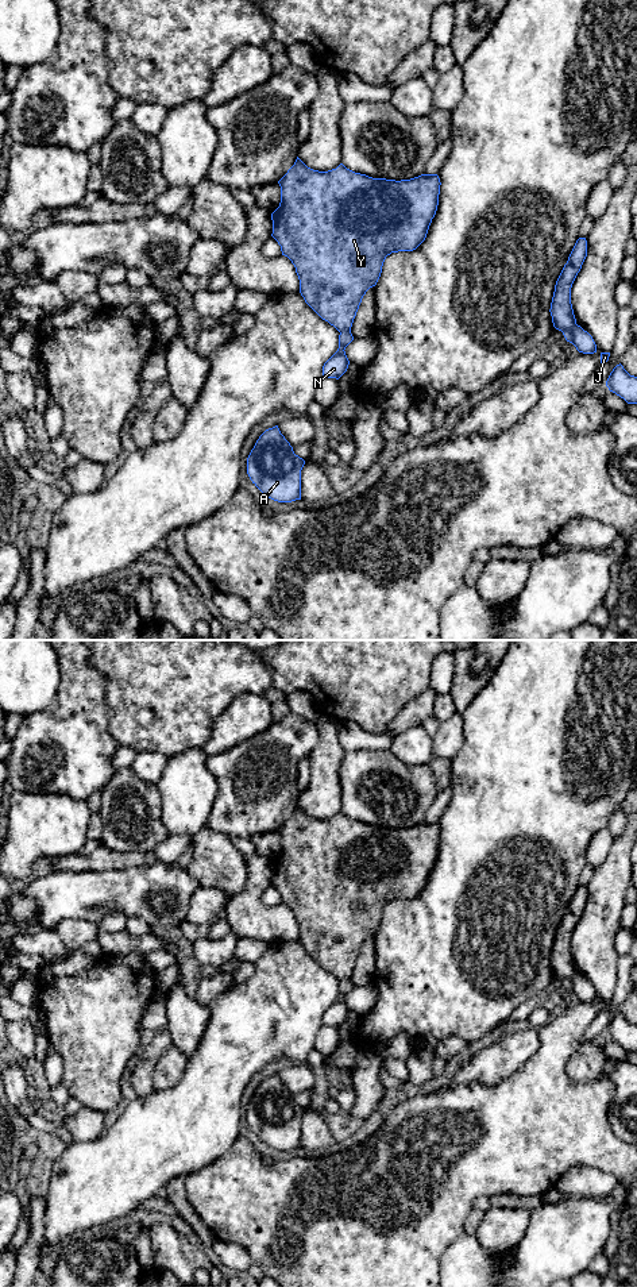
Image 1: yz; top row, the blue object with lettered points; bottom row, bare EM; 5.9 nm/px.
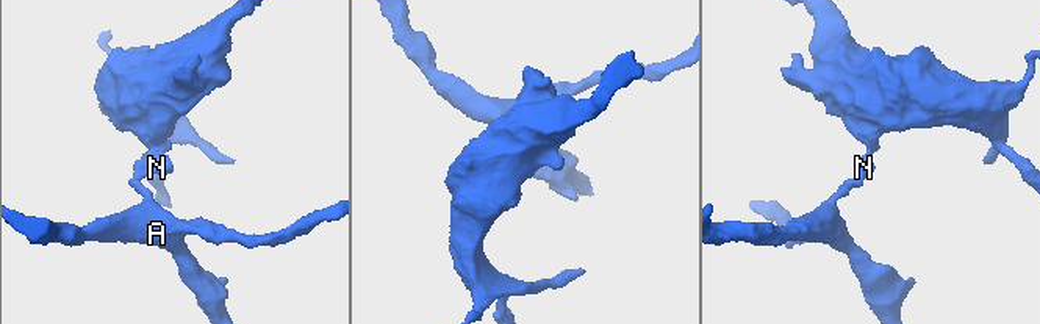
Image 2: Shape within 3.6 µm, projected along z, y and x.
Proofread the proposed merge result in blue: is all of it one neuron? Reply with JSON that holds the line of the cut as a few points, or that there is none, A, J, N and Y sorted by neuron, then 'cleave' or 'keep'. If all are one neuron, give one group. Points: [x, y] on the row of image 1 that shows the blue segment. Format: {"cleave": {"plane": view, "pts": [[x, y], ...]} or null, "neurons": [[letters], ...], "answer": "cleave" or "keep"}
{"cleave": {"plane": "yz", "pts": [[350, 328], [340, 334]]}, "neurons": [["A", "N"], ["J", "Y"]], "answer": "cleave"}

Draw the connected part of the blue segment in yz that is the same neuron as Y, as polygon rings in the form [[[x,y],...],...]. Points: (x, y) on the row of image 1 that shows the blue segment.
[[[297,157],[278,184],[281,203],[271,213],[271,236],[281,246],[282,255],[294,265],[305,303],[340,334],[350,331],[363,296],[381,277],[386,257],[391,253],[413,251],[425,240],[439,205],[440,178],[437,174],[421,174],[401,181],[372,178],[355,173],[343,163],[336,169],[318,172]]]

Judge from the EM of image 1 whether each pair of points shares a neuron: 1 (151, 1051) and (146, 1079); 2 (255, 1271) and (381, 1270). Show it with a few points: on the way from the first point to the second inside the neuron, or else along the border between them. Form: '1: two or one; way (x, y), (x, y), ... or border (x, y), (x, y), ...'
1: one; way (149, 1058), (146, 1072)
2: two; border (253, 1263), (263, 1272)

